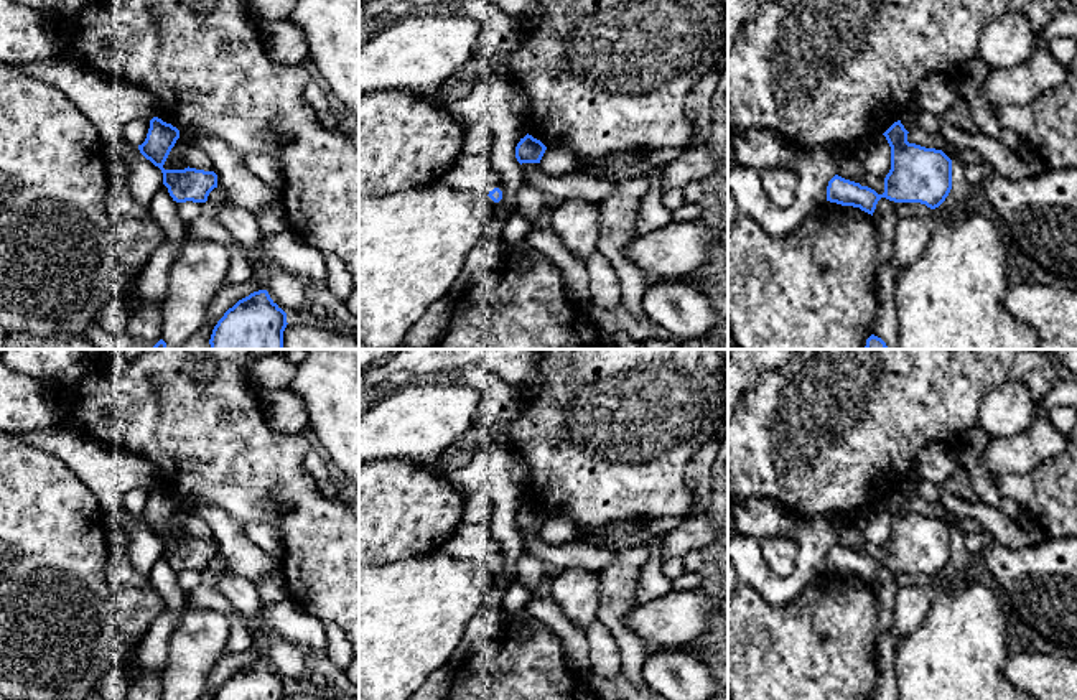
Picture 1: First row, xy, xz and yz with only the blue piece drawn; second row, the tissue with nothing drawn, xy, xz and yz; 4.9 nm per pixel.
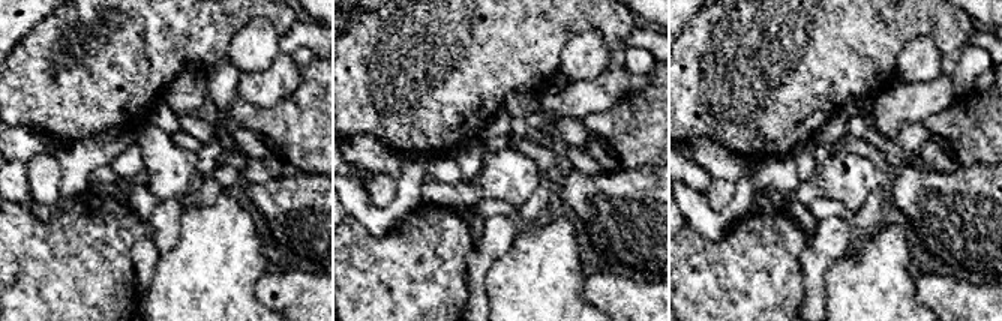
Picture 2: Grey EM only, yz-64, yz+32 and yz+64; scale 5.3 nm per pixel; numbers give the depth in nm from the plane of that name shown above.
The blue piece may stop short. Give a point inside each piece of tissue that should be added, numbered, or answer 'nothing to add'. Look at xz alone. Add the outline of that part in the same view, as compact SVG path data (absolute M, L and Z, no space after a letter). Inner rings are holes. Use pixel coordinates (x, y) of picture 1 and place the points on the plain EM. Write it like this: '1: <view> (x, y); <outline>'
1: xz (468, 542); M461 522L440 550L455 558L486 563L501 553L501 545L489 524L469 525Z

